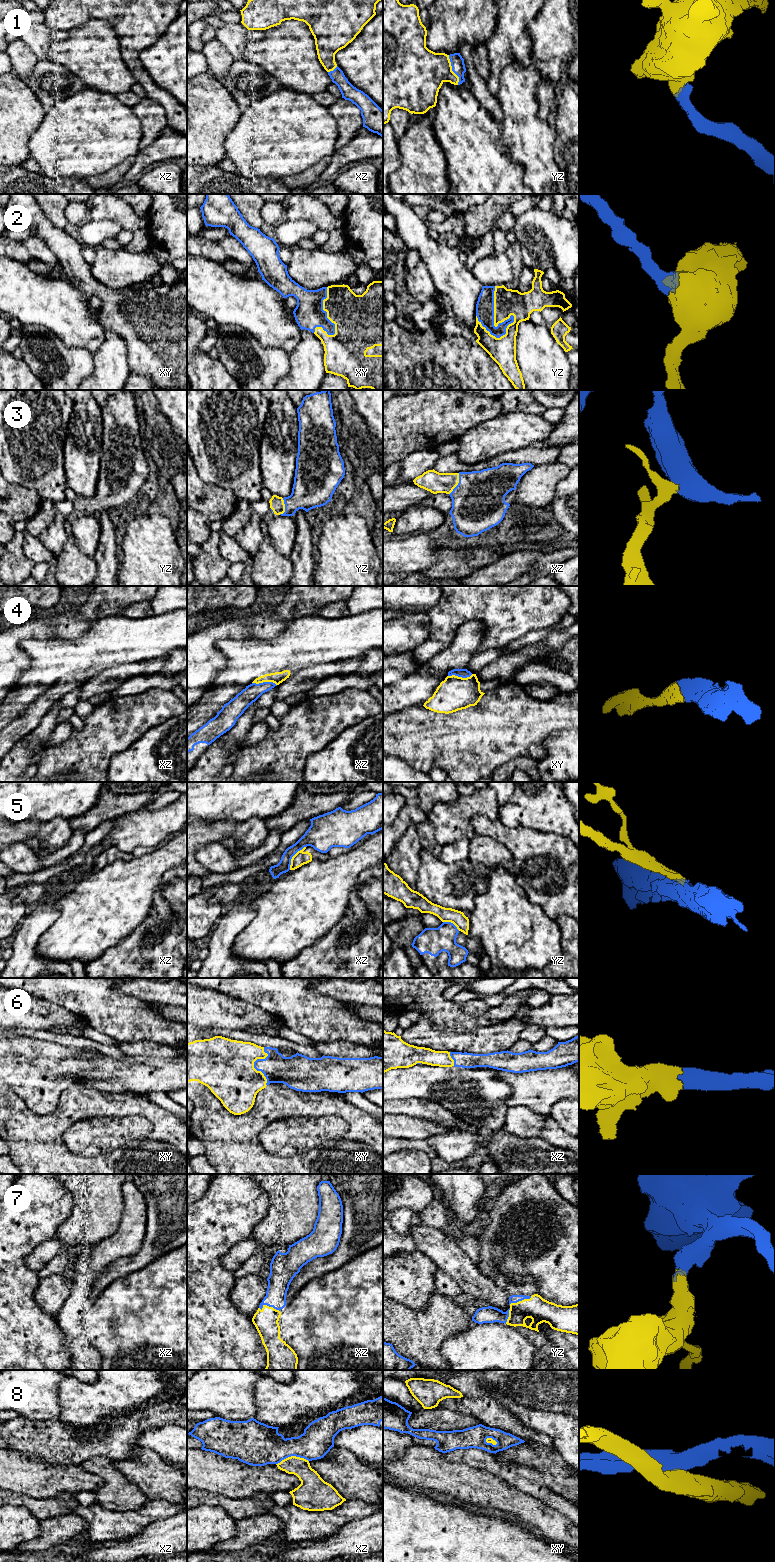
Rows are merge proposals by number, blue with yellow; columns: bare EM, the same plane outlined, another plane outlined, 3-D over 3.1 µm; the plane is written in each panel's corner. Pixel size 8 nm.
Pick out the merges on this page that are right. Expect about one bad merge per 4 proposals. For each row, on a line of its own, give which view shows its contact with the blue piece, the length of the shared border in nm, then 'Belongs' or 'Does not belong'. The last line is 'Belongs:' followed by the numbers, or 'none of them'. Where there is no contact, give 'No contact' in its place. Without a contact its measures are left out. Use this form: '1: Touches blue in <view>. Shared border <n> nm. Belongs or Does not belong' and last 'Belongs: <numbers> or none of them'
1: Touches blue in yz. Shared border 260 nm. Belongs
2: Touches blue in yz. Shared border 420 nm. Belongs
3: Touches blue in xz. Shared border 190 nm. Belongs
4: Touches blue in xz. Shared border 200 nm. Belongs
5: Touches blue in xz. Shared border 240 nm. Does not belong
6: Touches blue in xy. Shared border 320 nm. Belongs
7: Touches blue in xz. Shared border 170 nm. Belongs
8: Touches blue in xz. Shared border 260 nm. Does not belong
Belongs: 1, 2, 3, 4, 6, 7

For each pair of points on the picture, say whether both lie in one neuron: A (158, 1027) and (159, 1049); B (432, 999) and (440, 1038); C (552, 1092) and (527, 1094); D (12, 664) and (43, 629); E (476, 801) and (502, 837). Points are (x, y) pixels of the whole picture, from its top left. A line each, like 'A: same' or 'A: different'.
A: different
B: different
C: same
D: same
E: different

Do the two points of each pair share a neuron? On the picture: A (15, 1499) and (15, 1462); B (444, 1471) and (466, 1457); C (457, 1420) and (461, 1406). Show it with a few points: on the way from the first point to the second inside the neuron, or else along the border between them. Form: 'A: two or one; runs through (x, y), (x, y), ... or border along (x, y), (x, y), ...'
A: two; border along (10, 1490), (38, 1497)
B: two; border along (443, 1453), (447, 1460), (463, 1462), (480, 1470)
C: two; border along (437, 1406), (473, 1416), (480, 1423)

